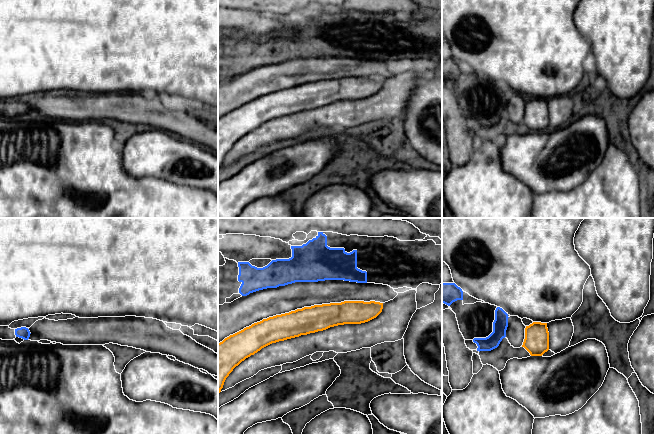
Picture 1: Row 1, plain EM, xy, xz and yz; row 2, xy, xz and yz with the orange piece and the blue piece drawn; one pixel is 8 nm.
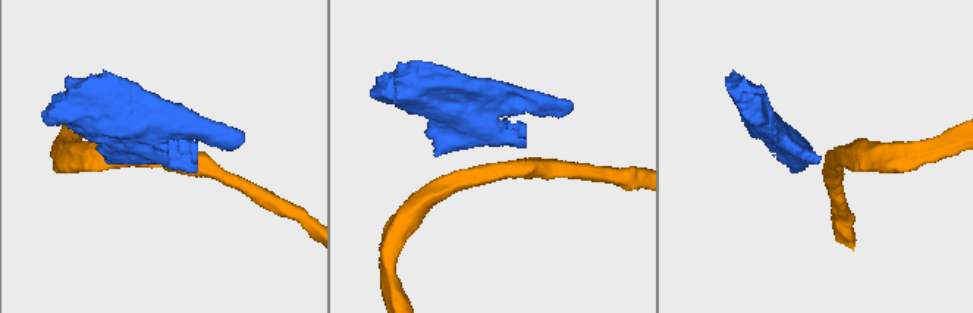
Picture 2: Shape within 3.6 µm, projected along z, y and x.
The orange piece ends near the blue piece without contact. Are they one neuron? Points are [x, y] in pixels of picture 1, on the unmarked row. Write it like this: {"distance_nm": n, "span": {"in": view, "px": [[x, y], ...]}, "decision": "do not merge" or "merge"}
{"distance_nm": 140, "span": {"in": "yz", "px": [[525, 104], [507, 102]]}, "decision": "do not merge"}

